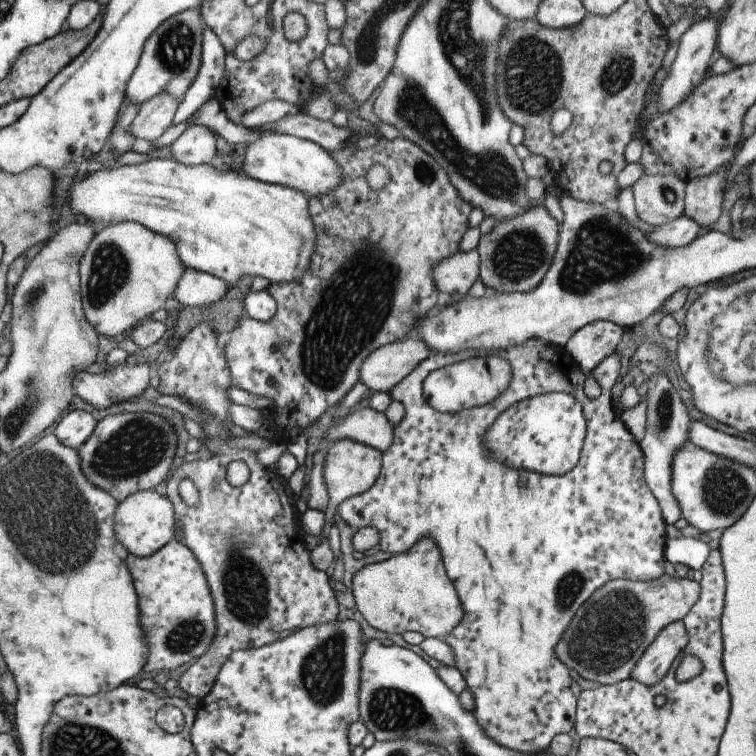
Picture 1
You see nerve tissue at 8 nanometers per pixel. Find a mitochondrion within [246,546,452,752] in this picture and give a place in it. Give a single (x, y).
(321, 671)

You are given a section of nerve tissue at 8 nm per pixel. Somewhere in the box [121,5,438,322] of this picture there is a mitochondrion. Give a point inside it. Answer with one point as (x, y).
(173, 52)

